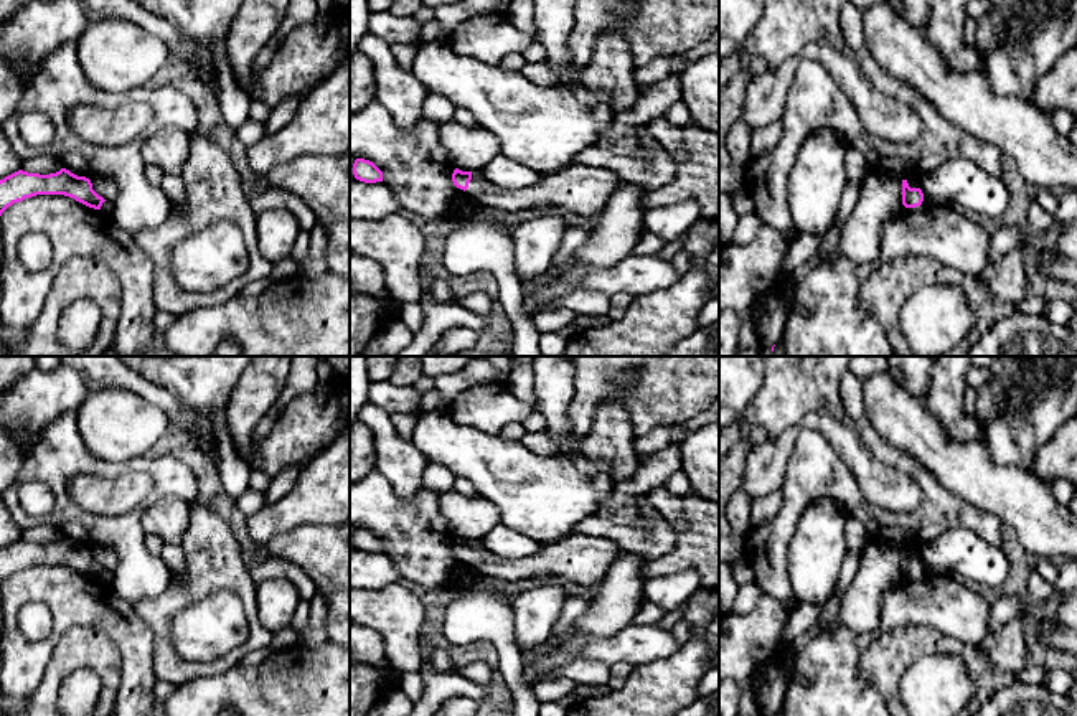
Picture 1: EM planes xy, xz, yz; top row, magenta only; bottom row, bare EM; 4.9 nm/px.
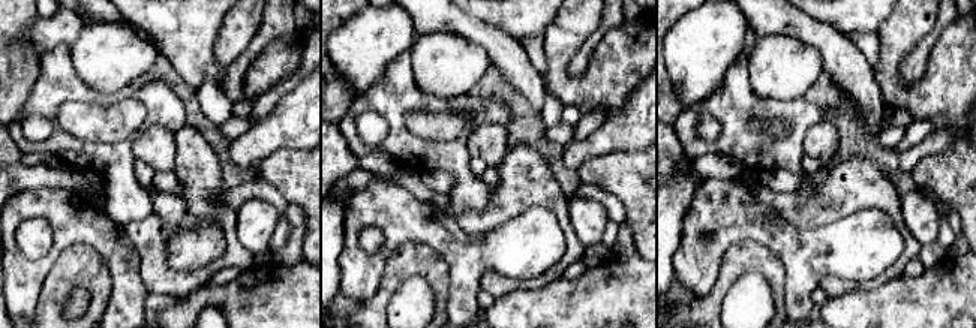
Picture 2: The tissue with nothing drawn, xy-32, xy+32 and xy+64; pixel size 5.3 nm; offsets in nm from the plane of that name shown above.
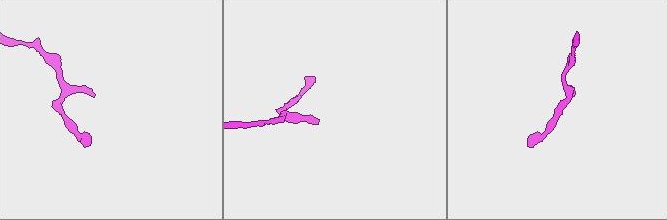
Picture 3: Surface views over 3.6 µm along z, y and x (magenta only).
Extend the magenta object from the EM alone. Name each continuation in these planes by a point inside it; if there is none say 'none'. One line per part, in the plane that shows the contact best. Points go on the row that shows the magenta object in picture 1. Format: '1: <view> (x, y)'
1: xz (584, 190)

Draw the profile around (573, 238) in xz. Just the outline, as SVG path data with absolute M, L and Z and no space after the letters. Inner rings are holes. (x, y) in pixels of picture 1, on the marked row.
M582 226L567 228L553 262L559 262L572 256L577 251L577 247L582 246L589 238L590 229L587 228Z

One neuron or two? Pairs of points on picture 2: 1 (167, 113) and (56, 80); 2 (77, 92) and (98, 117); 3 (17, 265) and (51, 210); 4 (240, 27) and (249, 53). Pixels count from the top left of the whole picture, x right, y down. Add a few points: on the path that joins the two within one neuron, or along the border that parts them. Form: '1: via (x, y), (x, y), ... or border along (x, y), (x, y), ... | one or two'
1: via (140, 93), (113, 98), (83, 93) | one
2: border along (119, 99), (110, 104), (63, 102), (54, 120) | two
3: via (36, 267), (54, 253), (60, 243), (60, 229) | one
4: border along (261, 15), (249, 44), (234, 59), (219, 65) | two

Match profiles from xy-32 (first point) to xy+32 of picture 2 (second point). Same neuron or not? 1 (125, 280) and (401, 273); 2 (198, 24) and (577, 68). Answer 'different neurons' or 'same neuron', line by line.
1: different neurons
2: same neuron

